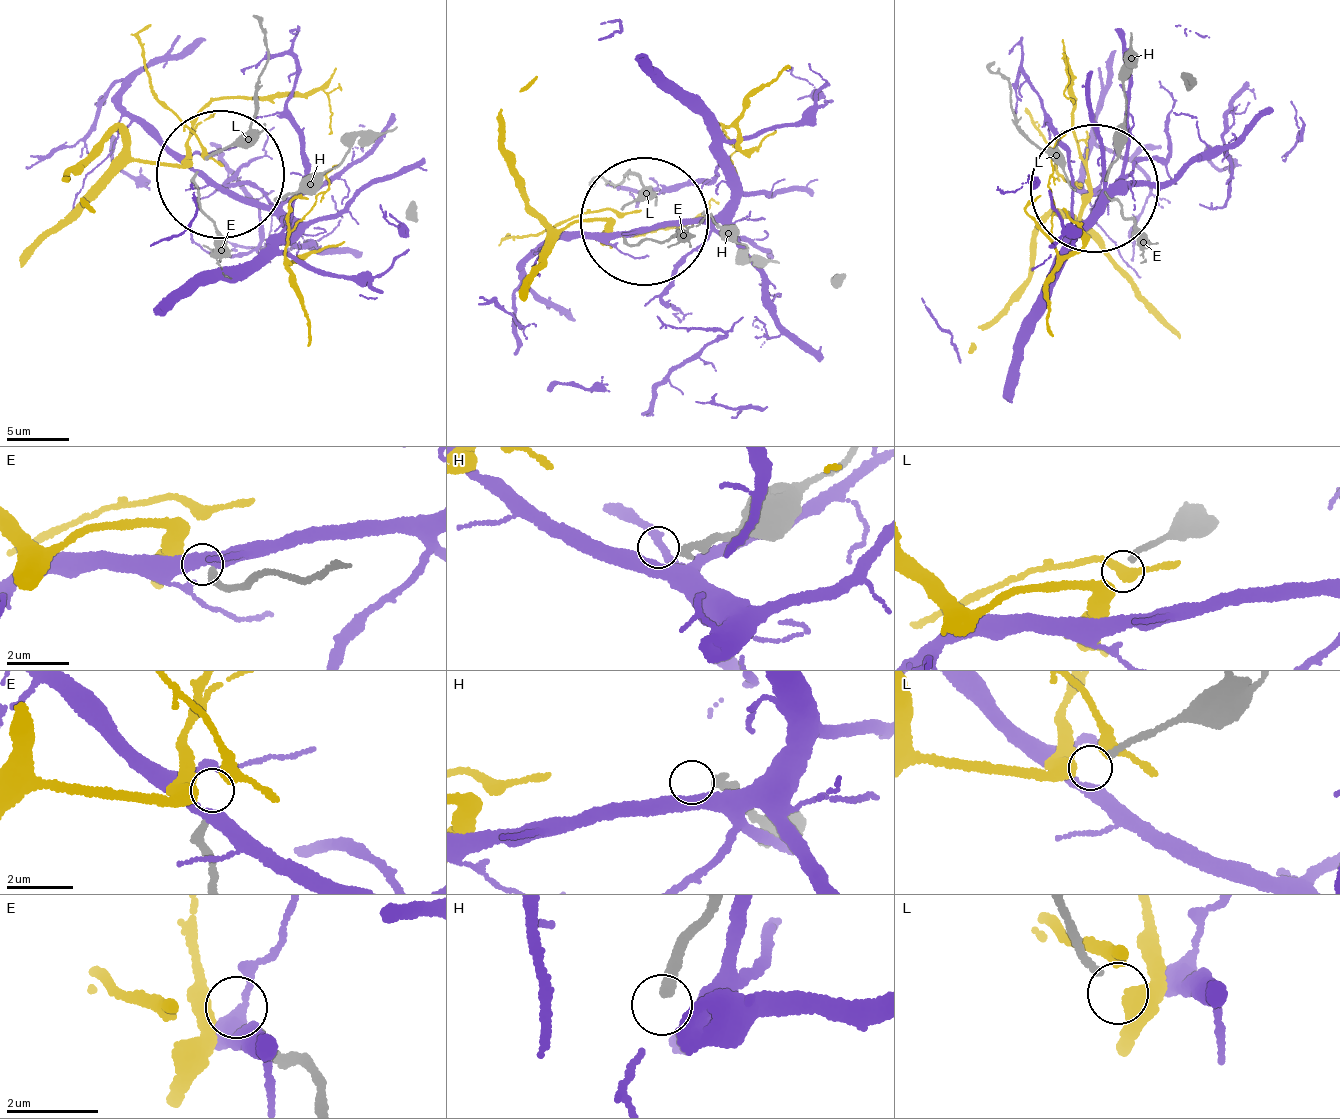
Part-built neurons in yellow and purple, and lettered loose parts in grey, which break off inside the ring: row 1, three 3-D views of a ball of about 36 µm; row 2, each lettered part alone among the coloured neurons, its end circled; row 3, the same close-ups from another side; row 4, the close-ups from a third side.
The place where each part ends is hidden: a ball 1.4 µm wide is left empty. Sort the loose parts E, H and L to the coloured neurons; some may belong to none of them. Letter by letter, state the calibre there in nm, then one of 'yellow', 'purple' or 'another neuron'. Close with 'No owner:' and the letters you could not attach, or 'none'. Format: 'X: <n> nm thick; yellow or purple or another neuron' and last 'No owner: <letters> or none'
E: 240 nm thick; another neuron
H: 280 nm thick; another neuron
L: 150 nm thick; another neuron
No owner: E, H, L

